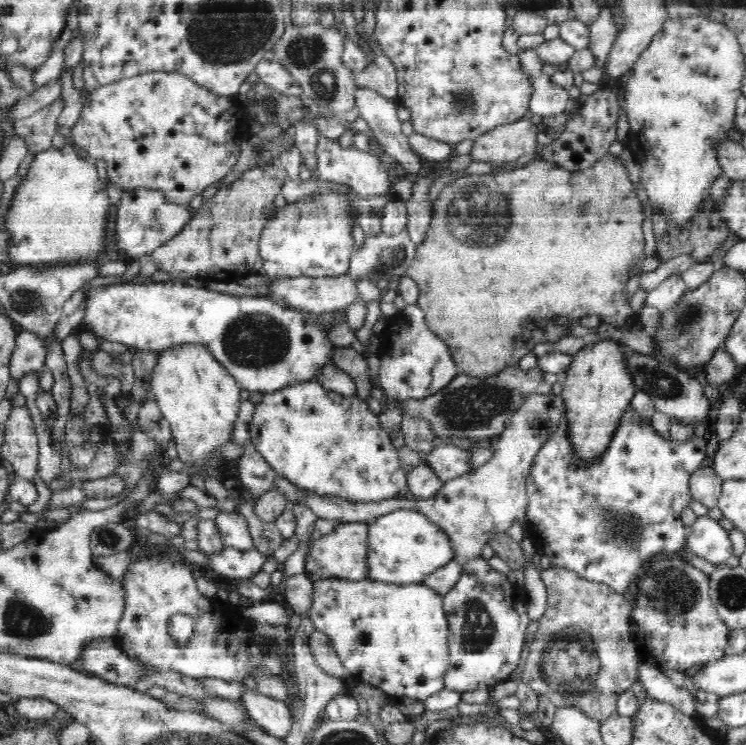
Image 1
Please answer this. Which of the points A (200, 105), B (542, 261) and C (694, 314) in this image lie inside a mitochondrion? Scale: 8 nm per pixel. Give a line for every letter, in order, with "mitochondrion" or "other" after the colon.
A: other
B: other
C: mitochondrion

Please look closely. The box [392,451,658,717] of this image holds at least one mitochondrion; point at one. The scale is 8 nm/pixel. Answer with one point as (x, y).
(566, 664)

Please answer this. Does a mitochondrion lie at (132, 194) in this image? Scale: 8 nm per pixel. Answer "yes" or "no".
no

